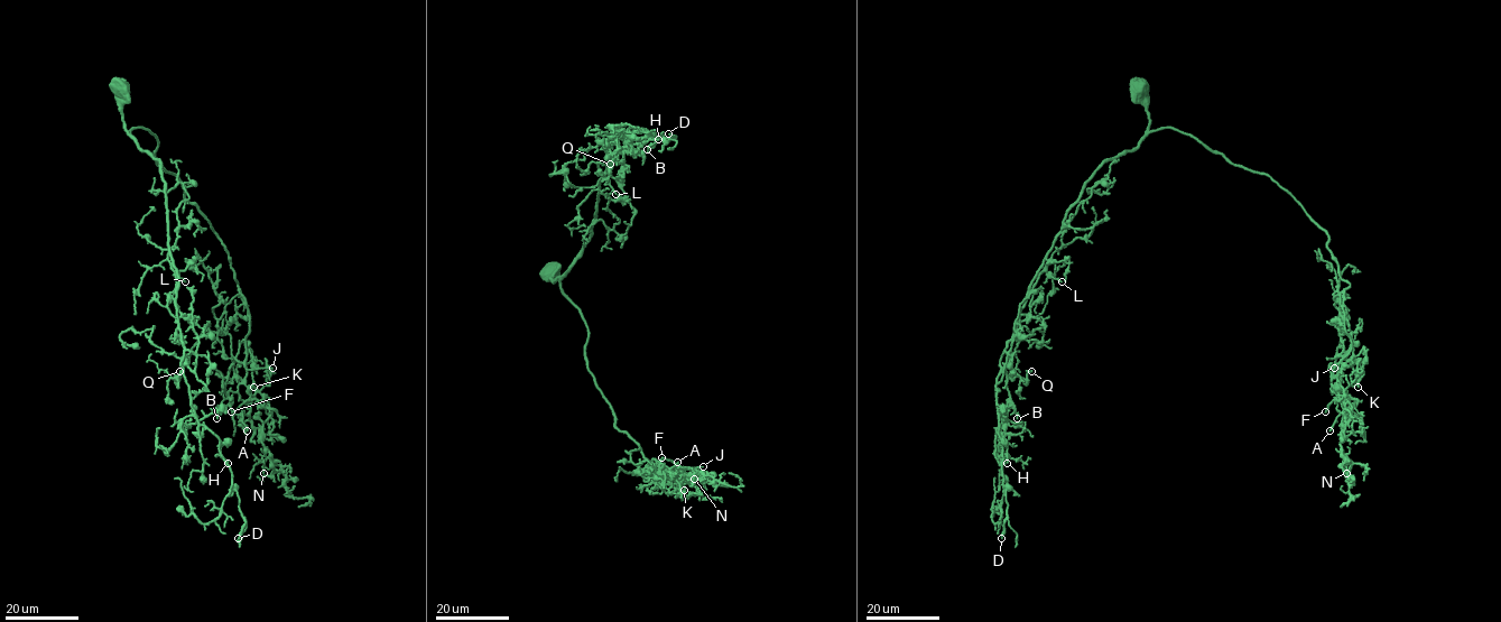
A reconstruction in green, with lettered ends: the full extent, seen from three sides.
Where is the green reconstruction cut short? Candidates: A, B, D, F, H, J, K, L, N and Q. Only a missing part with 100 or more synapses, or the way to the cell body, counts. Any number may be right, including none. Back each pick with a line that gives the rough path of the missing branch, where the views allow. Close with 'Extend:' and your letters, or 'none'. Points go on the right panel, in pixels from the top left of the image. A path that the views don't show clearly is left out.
Extend: J

